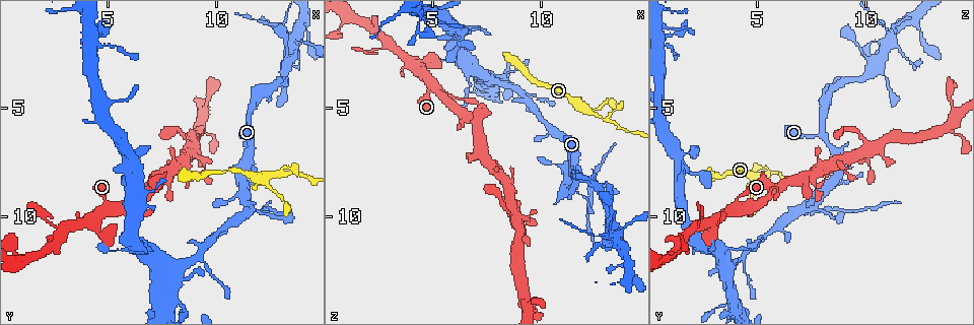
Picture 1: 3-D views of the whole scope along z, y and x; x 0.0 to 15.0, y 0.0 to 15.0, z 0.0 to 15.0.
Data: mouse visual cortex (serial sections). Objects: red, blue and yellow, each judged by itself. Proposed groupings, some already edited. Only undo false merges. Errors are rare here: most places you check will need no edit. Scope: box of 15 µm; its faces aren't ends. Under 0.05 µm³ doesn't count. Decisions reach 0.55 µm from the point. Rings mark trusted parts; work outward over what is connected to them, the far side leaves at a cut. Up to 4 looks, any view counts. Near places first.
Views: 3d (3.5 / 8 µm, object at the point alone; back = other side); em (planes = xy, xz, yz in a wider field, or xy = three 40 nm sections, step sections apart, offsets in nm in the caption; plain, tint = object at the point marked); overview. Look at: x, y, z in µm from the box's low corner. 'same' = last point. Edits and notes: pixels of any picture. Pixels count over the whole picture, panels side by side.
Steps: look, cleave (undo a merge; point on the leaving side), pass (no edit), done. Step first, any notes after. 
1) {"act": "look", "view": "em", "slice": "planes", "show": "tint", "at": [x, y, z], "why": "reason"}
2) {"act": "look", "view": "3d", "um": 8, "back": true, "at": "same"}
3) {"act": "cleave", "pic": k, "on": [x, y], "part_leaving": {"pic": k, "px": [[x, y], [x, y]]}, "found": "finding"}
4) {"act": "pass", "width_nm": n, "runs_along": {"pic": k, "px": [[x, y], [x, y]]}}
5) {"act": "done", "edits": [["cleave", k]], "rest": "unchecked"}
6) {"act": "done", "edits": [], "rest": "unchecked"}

{"act": "look", "view": "3d", "um": 8, "at": [13.0, 7.9, 5.5], "why": "sharp bend"}

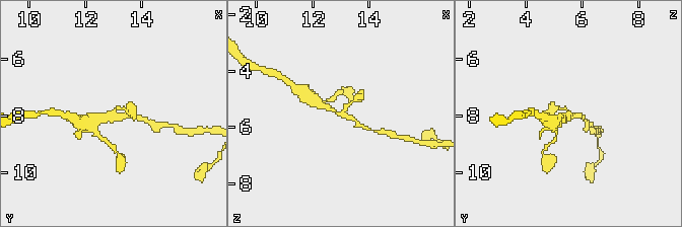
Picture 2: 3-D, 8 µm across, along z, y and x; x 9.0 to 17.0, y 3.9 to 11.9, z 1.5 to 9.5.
{"act": "look", "view": "em", "slice": "xy", "step": 1, "show": "tint", "at": [13.0, 7.9, 5.5], "arms": 3, "arm_widths_nm": [150, 150, 300], "why": "need the tissue"}

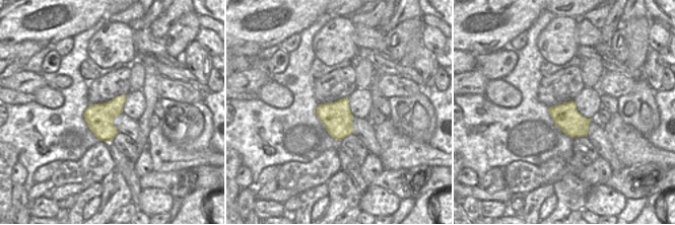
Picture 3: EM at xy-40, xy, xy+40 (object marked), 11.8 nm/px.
{"act": "pass", "runs_along": {"pic": 2, "px": [[315, 100], [364, 127]]}, "found": "one cell here"}

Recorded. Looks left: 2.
{"act": "look", "view": "3d", "um": 3.5, "at": [11.6, 6.3, 8.0], "why": "three-way junction"}

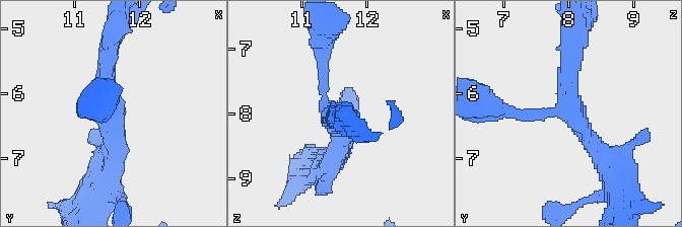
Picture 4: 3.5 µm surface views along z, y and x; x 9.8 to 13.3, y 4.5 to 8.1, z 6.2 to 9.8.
{"act": "look", "view": "em", "slice": "xy", "step": 3, "show": "tint", "at": "same", "arms": 3, "arm_widths_nm": [200, 300, 300], "why": "shape alone is not enough"}

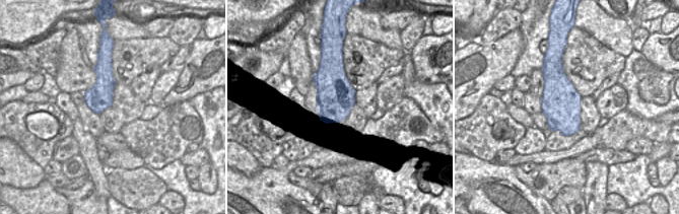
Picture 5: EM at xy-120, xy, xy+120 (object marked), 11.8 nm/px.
{"act": "pass", "runs_along": {"pic": 4, "px": [[504, 110], [571, 110], [606, 163]]}, "found": "all the same cell"}

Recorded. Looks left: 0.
{"act": "done", "edits": [], "rest": "unchecked"}

